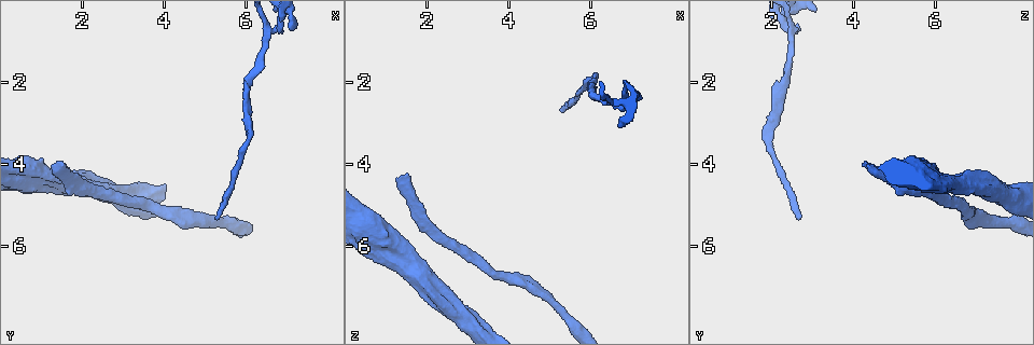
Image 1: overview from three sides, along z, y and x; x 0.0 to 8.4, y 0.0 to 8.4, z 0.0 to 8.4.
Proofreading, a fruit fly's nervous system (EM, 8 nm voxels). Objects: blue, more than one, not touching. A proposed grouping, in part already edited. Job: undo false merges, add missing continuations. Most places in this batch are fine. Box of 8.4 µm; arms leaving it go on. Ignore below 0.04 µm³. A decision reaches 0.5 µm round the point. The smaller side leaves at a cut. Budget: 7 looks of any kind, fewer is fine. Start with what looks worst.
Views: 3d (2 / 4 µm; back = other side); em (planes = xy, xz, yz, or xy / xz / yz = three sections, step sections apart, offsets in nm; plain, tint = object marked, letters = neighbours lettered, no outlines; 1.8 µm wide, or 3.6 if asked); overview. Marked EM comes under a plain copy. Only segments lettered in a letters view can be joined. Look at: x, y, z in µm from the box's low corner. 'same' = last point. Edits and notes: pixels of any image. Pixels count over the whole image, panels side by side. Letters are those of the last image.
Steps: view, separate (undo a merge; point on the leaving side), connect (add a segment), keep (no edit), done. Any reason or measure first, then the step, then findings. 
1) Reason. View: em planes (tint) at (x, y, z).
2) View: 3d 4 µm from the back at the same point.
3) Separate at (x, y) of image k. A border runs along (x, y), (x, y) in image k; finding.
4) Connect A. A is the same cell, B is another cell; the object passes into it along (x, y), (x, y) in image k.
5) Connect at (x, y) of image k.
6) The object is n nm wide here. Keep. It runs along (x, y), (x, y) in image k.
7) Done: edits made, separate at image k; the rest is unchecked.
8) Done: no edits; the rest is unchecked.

An open end. View: em planes (letters) at (1.35, 4.00, 4.30).

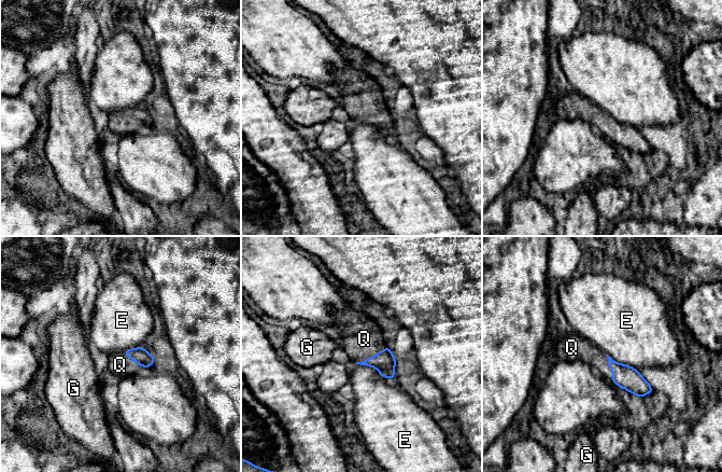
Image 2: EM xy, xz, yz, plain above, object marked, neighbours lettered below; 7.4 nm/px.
Connect Q. Q is the same cell, E and G are other cells; the cell continues.

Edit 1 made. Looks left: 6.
End of a long branch. View: 3d 2 µm at (5.30, 5.35, 2.70).

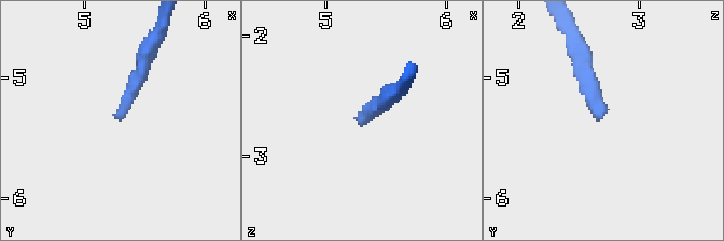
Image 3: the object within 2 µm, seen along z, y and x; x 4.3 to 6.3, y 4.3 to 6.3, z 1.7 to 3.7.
View: em 3.6 µm xz step 4 (tint) at (5.32, 5.36, 2.68).

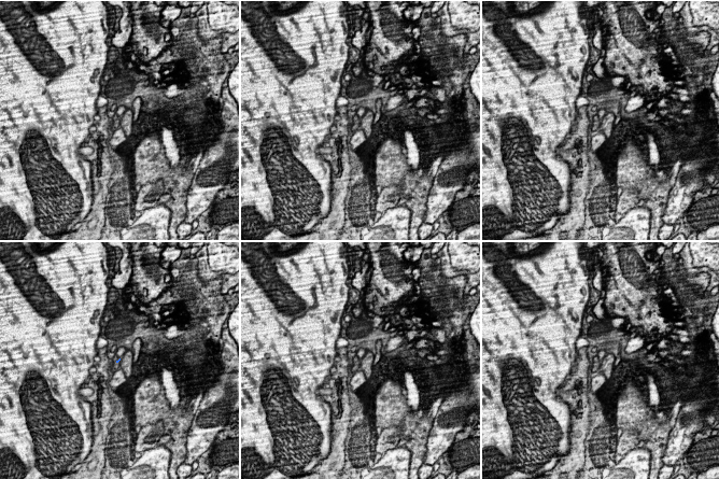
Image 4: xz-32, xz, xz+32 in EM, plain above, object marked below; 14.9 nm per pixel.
View: em 3.6 µm planes (letters) at the same point.

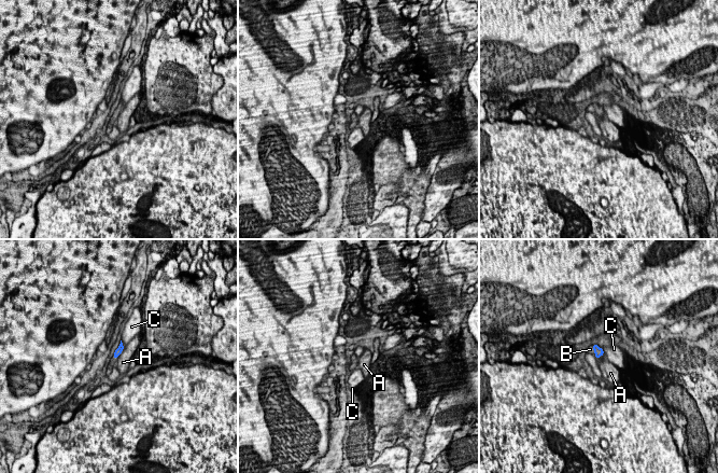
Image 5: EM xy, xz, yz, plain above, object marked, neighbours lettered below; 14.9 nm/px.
The object is 90 nm wide here. Connect B. B is the same cell, A and C are other cells; the object passes into it along (599, 351), (594, 351), (590, 349) in image 5; it goes on there.

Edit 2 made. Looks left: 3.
Redraw. View: overview.

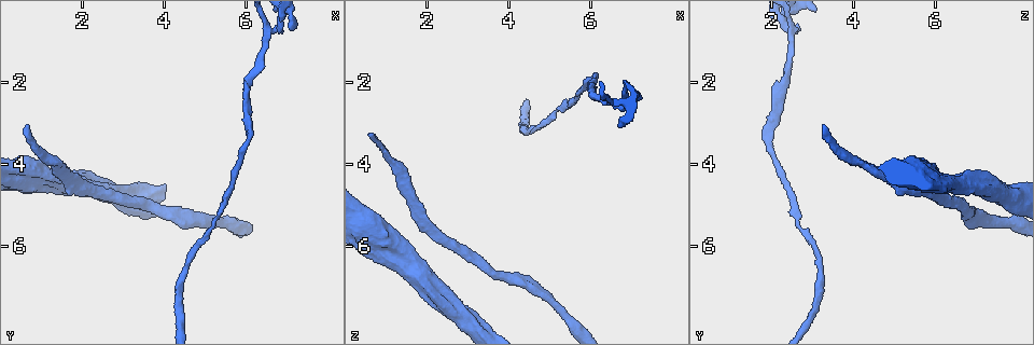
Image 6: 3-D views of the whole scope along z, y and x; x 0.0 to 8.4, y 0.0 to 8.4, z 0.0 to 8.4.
Three arms meet. View: em 3.6 µm planes (letters) at (6.55, 0.75, 2.55).

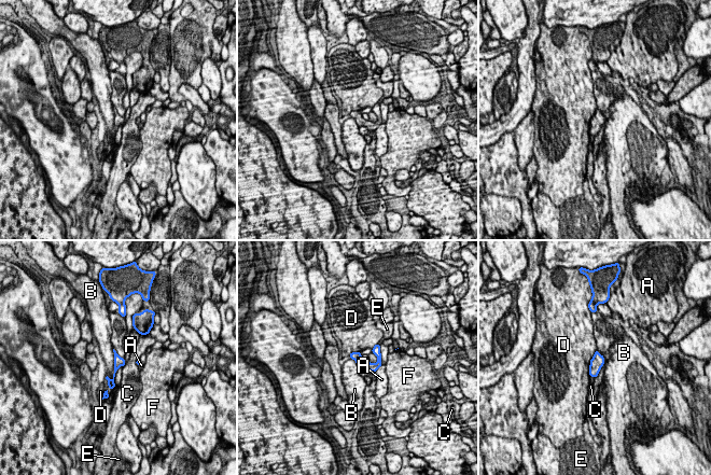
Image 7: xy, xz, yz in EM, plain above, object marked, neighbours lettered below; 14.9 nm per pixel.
The object is 140 nm wide here. Keep. A, B, C, D, E and F are other cells; it runs along (116, 357), (116, 367), (111, 386) in image 7; continuous, no second cell.

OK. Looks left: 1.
Done: edits made, connect at image 2, connect at image 5; the rest is unchecked.

